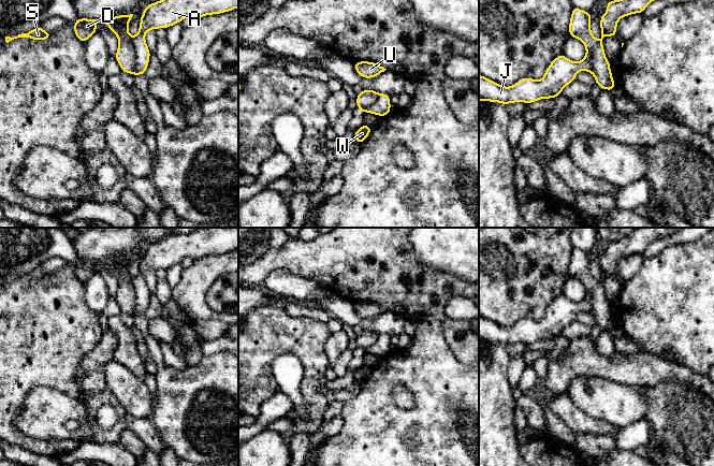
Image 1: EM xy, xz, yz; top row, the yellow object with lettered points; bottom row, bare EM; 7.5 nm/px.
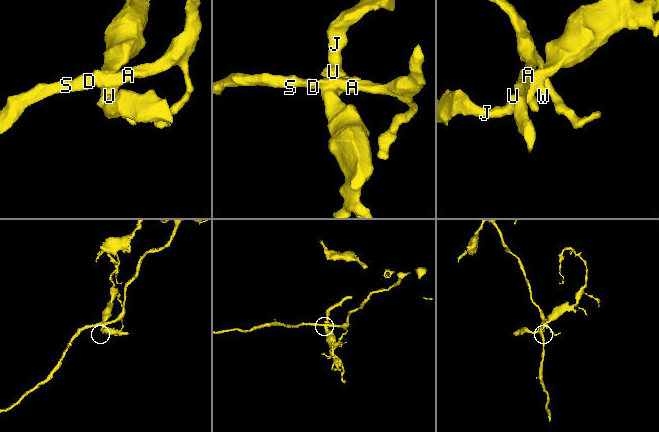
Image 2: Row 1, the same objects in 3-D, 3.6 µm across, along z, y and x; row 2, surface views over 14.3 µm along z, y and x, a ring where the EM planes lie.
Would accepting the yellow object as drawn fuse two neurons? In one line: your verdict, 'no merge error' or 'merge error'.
merge error

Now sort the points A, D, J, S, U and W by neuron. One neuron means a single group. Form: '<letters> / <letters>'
A D S / J U W

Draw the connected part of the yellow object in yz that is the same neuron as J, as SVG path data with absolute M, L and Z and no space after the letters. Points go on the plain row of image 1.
M588 291L580 303L574 303L560 294L549 305L540 321L523 318L511 327L501 326L479 315L479 341L498 343L506 346L555 339L567 325L575 320L579 311L592 314L592 295Z

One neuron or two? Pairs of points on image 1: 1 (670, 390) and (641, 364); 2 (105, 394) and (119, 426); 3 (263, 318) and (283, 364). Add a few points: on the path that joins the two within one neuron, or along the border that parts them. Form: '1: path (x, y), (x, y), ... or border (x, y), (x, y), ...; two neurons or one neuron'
1: border (686, 383), (665, 379), (654, 387), (639, 389); two neurons
2: path (113, 402), (120, 411), (120, 419); one neuron
3: border (303, 365), (293, 354), (279, 354), (272, 376); two neurons

